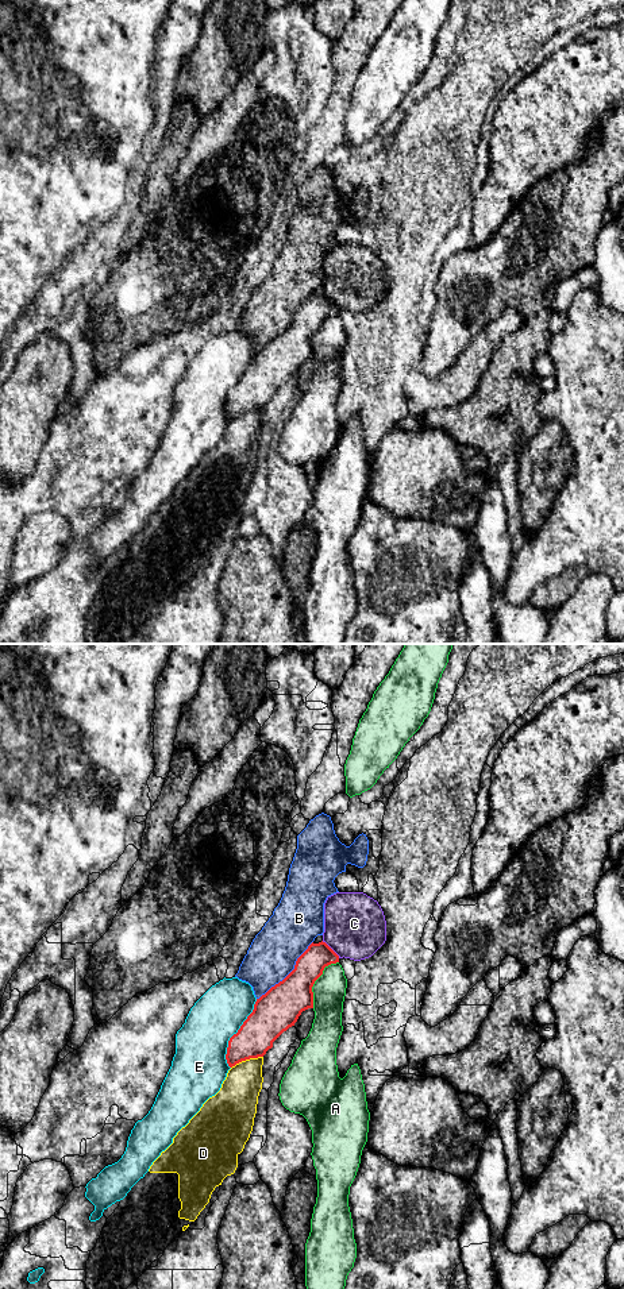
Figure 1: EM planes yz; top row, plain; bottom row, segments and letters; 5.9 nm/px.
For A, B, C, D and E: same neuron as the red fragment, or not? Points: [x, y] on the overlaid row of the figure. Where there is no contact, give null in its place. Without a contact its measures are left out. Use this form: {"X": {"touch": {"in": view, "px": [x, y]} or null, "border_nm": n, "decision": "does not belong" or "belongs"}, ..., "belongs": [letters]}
{"A": {"touch": {"in": "yz", "px": [315, 980]}, "border_nm": 320, "decision": "does not belong"}, "B": {"touch": {"in": "yz", "px": [289, 973]}, "border_nm": 480, "decision": "does not belong"}, "C": {"touch": {"in": "yz", "px": [331, 949]}, "border_nm": 150, "decision": "does not belong"}, "D": {"touch": {"in": "yz", "px": [246, 1058]}, "border_nm": 200, "decision": "does not belong"}, "E": {"touch": {"in": "yz", "px": [234, 1034]}, "border_nm": 440, "decision": "does not belong"}, "belongs": []}

